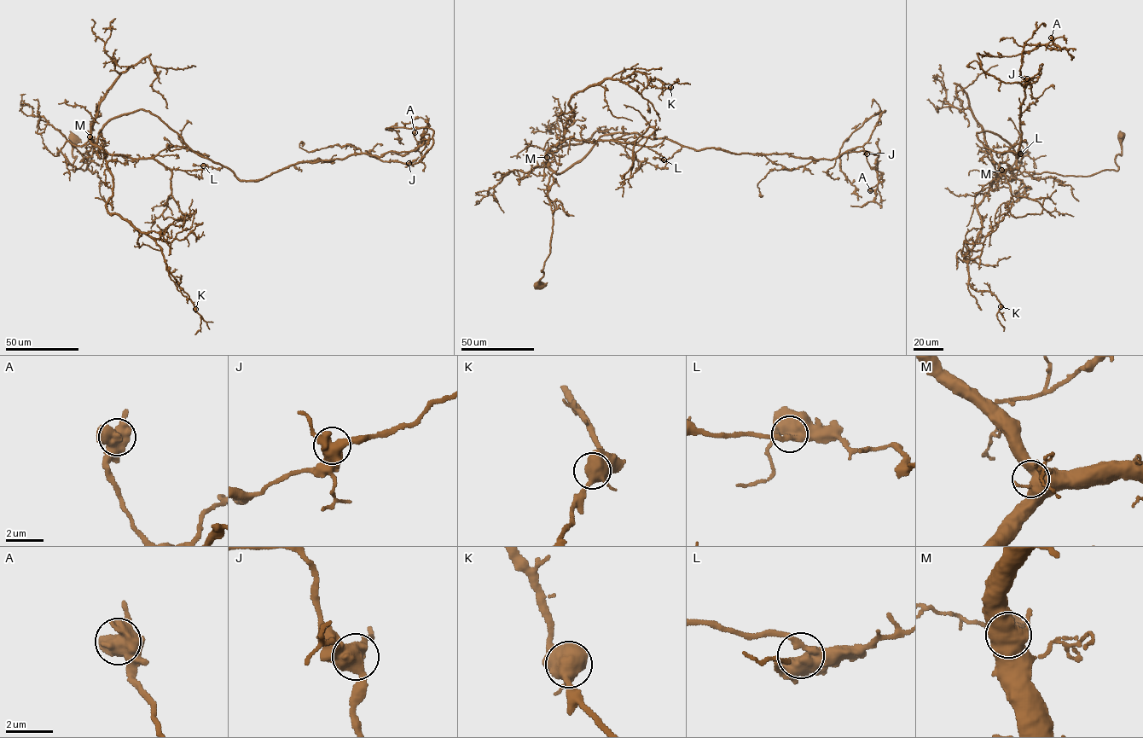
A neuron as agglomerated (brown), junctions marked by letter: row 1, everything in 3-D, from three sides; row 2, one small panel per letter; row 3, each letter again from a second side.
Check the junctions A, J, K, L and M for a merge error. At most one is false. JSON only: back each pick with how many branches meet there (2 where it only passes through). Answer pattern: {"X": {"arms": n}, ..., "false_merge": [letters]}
{"false_merge": []}

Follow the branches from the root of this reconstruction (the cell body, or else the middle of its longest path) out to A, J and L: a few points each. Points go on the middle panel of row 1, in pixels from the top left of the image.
A: (539, 285), (550, 175), (603, 135), (805, 159), (867, 151), (878, 156), (870, 190)
J: (539, 285), (550, 175), (603, 135), (739, 153), (867, 153)
L: (539, 285), (552, 234), (550, 175), (577, 163), (600, 136), (617, 132), (681, 146), (664, 159)

